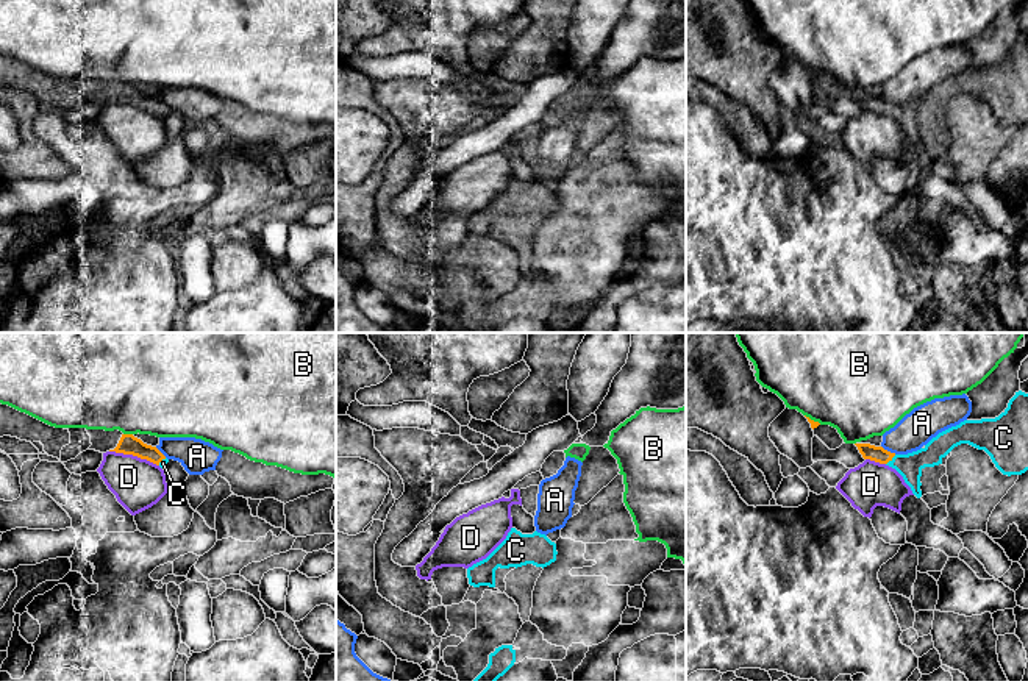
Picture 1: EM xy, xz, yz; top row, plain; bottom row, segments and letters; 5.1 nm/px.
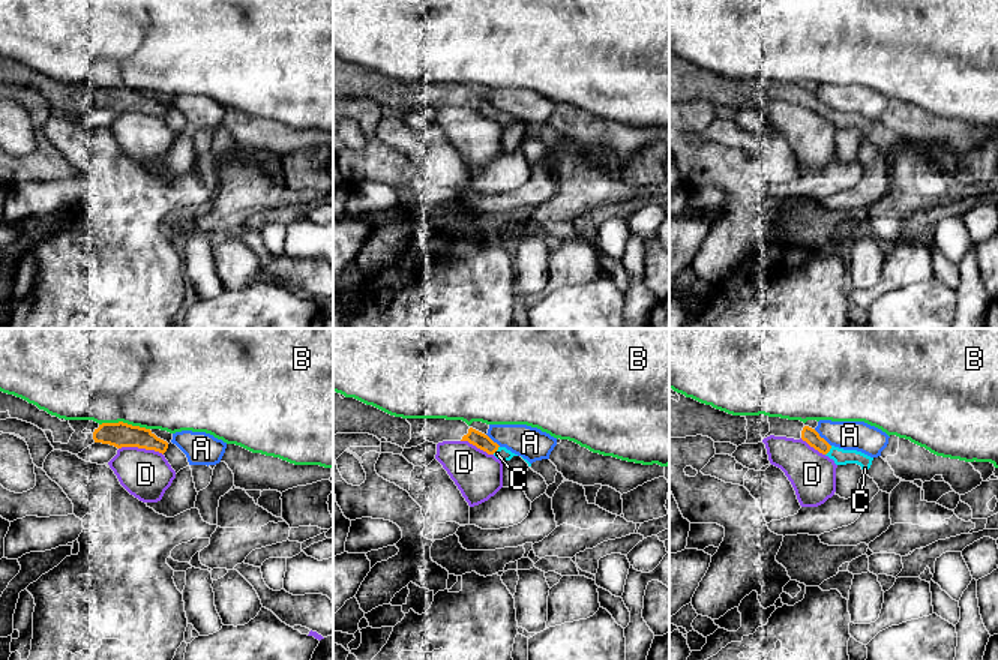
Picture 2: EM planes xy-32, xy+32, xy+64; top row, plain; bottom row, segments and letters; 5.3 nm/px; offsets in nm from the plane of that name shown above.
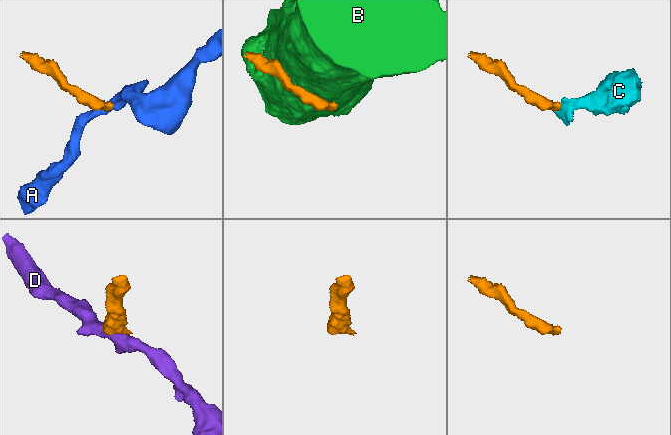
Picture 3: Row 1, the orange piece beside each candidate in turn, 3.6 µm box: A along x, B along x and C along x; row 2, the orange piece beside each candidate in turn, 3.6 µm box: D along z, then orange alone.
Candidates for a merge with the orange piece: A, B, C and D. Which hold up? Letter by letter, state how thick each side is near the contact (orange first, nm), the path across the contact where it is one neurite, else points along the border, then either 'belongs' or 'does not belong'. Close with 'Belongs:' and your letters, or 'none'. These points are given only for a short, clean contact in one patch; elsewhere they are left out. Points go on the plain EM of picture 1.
A: calibres 80 and 180 nm; border yz (881, 96), (895, 103); does not belong
B: calibres 100 and 440 nm; does not belong
C: calibres 80 and 130 nm; way yz (869, 102), (891, 110), (910, 116); belongs
D: calibres 100 and 260 nm; border xy (110, 100), (132, 103), (158, 116); does not belong
Belongs: C

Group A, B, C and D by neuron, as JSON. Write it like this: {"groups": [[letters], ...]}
{"groups": [["A"], ["B"], ["C"], ["D"]]}

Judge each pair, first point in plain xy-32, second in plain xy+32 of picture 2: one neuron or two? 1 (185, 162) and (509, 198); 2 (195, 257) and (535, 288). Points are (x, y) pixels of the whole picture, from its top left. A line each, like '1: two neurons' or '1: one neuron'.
1: two neurons
2: one neuron

